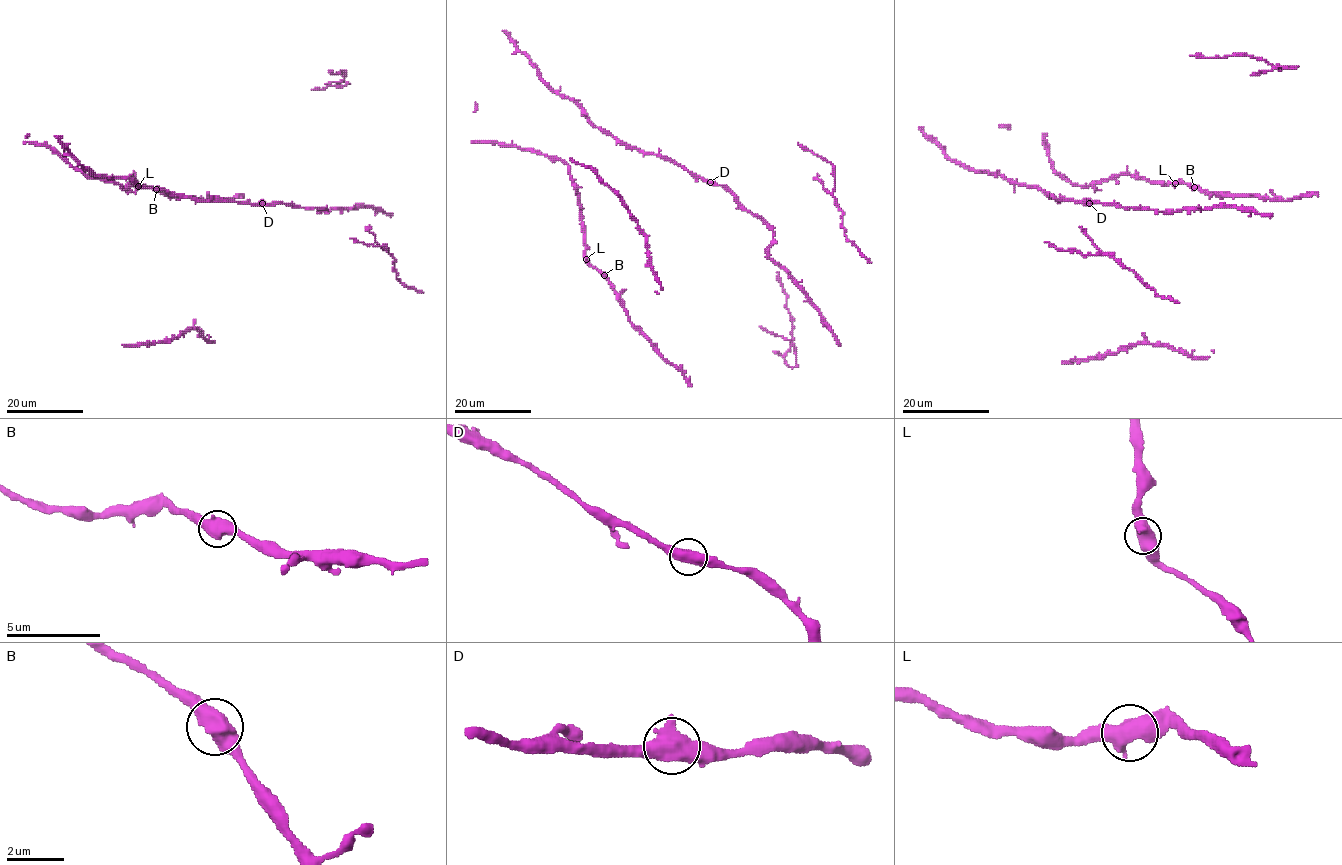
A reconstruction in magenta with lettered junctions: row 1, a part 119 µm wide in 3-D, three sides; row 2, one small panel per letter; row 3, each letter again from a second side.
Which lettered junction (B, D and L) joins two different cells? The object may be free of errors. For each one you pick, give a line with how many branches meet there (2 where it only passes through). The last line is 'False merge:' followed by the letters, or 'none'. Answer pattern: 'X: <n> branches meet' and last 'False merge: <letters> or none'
False merge: none

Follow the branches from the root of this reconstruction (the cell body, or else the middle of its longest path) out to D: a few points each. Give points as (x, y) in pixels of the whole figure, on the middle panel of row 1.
D: (640, 152), (665, 156), (710, 183)

